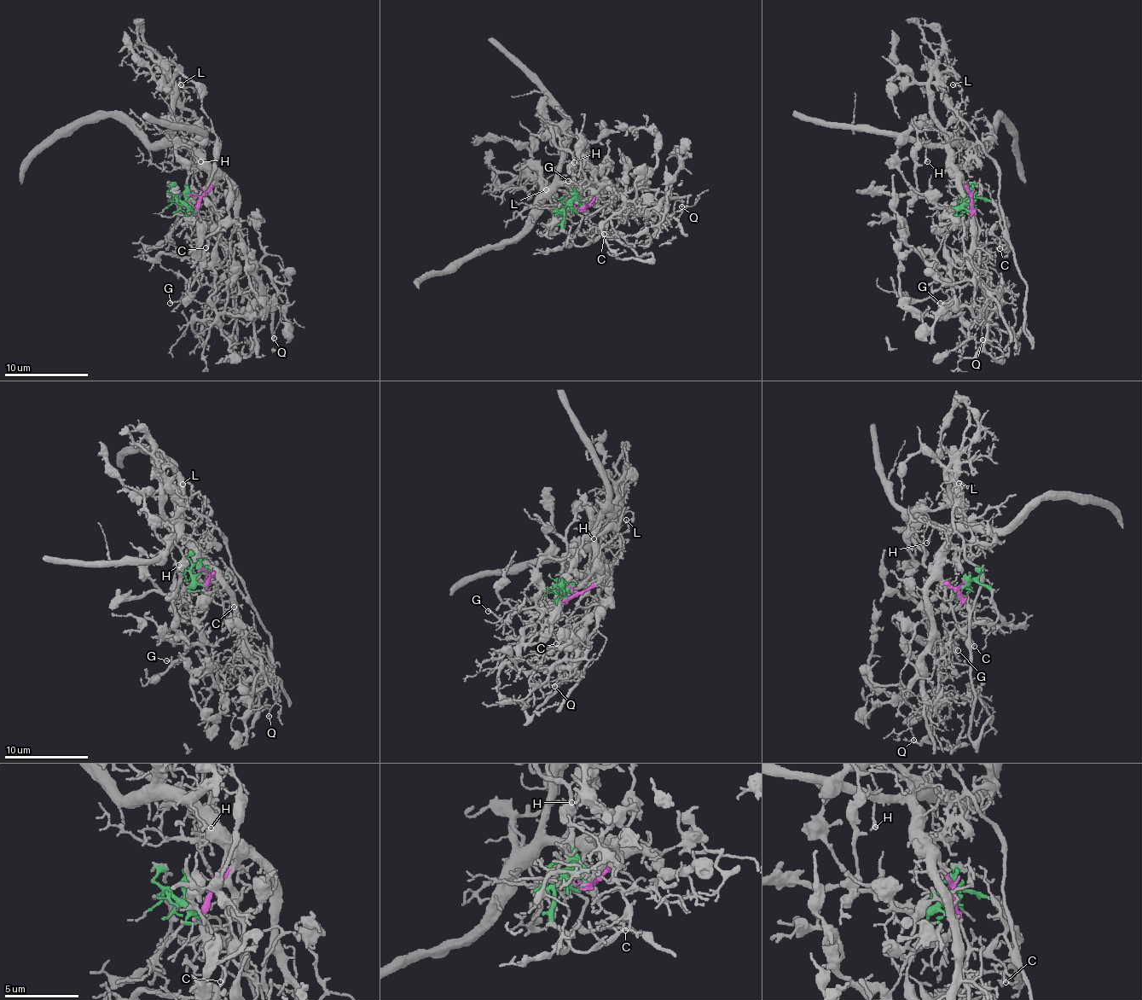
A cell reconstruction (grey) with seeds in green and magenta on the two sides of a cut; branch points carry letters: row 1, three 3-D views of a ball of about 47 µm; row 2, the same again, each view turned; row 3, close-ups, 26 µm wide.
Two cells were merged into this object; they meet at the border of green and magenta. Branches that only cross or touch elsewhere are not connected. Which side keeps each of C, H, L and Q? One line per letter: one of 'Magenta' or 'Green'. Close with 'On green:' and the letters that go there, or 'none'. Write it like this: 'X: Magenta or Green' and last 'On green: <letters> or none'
C: Green
H: Magenta
L: Green
Q: Magenta
On green: C, L

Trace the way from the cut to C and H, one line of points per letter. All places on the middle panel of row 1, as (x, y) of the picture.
C: (573, 206), (565, 211), (564, 228), (575, 245), (590, 245), (606, 226), (605, 235)
H: (573, 206), (586, 206), (595, 196), (562, 181), (559, 166), (574, 162)

